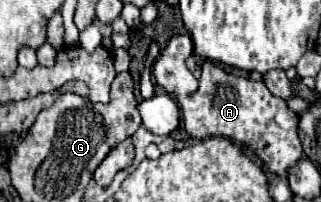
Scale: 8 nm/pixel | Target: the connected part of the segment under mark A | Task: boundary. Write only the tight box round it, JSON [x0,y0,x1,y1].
[153,34,303,176]

